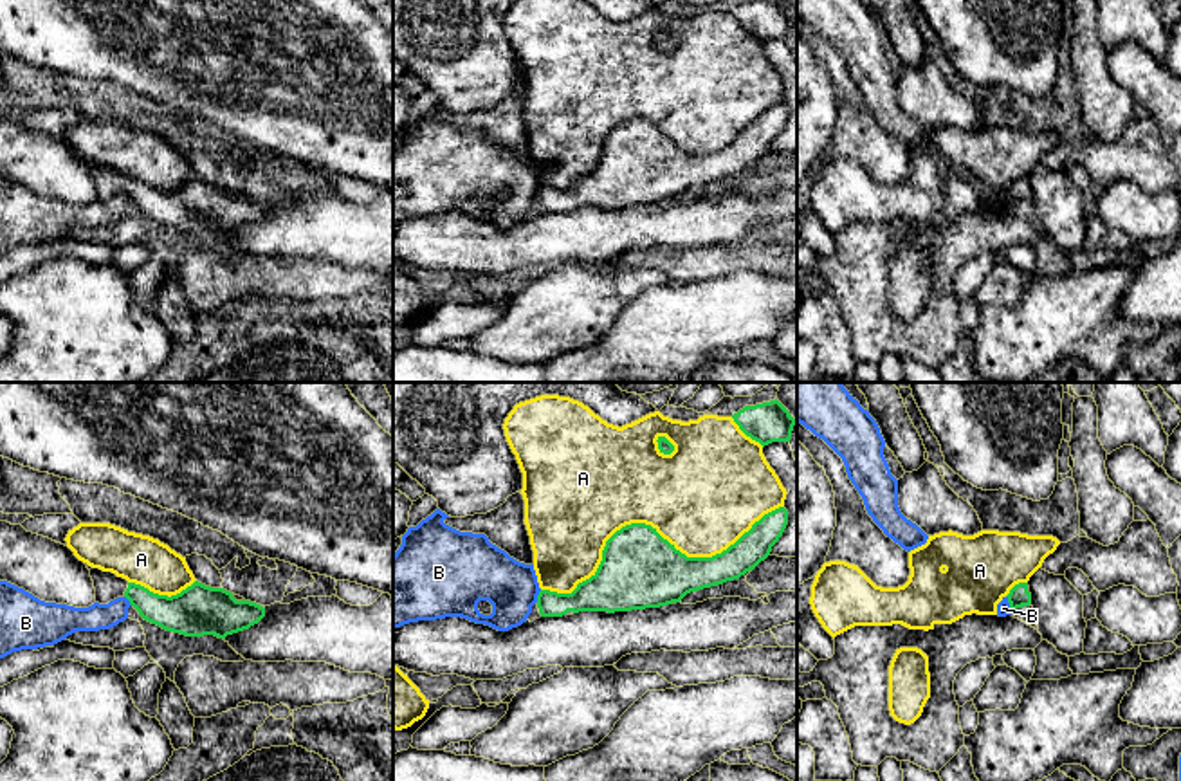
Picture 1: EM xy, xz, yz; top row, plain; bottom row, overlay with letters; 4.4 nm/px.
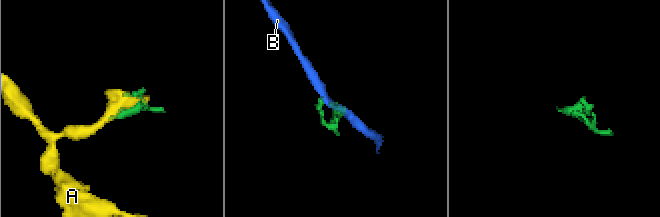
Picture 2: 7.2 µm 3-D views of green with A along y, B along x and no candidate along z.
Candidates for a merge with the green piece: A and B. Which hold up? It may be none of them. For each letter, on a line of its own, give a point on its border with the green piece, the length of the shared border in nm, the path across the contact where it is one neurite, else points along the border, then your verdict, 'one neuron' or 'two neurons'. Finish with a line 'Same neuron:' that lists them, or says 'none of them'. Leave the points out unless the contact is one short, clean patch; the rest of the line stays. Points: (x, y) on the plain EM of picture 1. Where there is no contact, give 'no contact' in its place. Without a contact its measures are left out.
A: meets green in xz at (653, 125); contact 1150 nm long; two neurons
B: meets green in yz at (1010, 201); contact 90 nm long; border along yz (1007, 192), (1010, 210); two neurons
Same neuron: none of them

